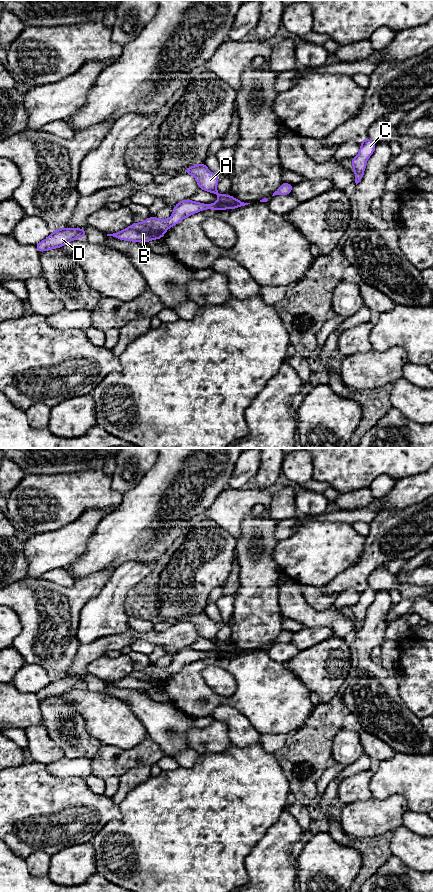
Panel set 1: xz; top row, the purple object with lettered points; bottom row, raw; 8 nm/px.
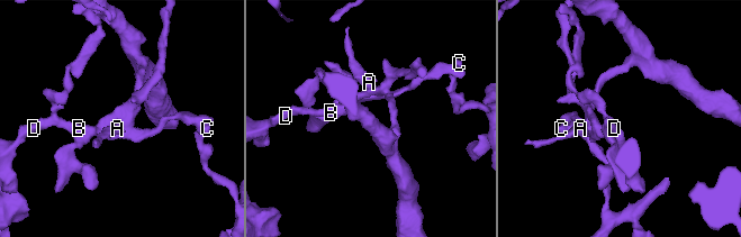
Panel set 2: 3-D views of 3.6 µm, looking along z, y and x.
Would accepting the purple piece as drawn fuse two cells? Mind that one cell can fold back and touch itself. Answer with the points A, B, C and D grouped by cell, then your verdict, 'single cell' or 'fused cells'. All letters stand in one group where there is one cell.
A C / B D; fused cells

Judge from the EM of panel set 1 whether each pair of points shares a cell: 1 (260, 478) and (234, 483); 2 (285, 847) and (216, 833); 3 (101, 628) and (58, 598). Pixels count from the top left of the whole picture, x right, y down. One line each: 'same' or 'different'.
1: different
2: different
3: different

